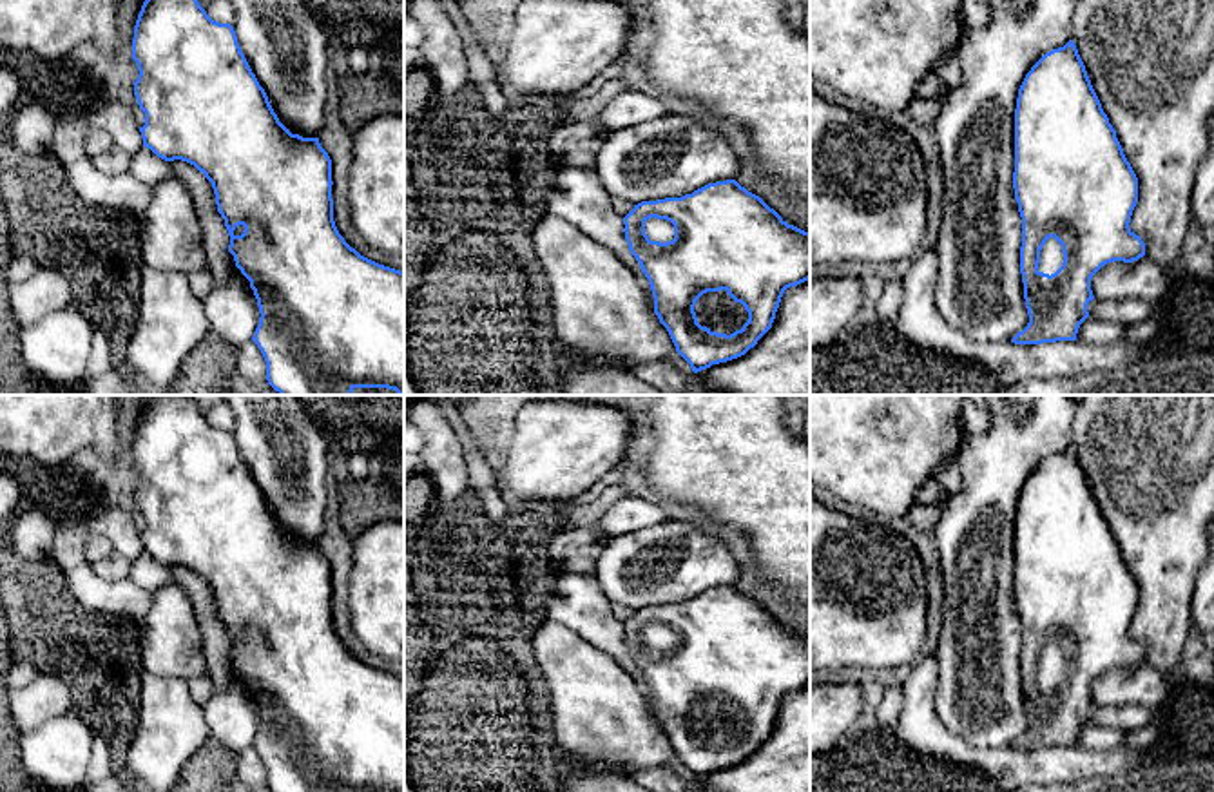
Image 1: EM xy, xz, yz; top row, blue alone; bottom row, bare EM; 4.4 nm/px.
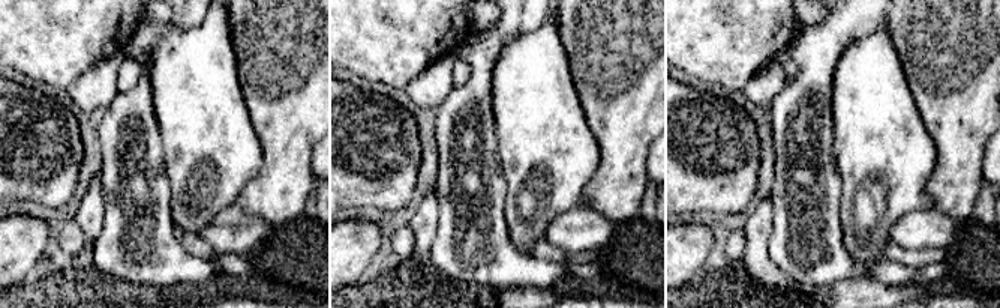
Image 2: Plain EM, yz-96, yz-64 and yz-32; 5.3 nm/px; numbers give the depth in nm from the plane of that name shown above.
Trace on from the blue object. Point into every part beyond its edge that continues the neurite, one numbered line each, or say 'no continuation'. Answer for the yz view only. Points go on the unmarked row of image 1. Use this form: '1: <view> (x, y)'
1: yz (1051, 664)

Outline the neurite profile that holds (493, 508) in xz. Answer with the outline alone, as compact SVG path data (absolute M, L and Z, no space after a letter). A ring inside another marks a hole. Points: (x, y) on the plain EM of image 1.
M466 451L466 468L471 491L480 493L478 518L504 522L509 513L509 502L493 489L493 464Z

